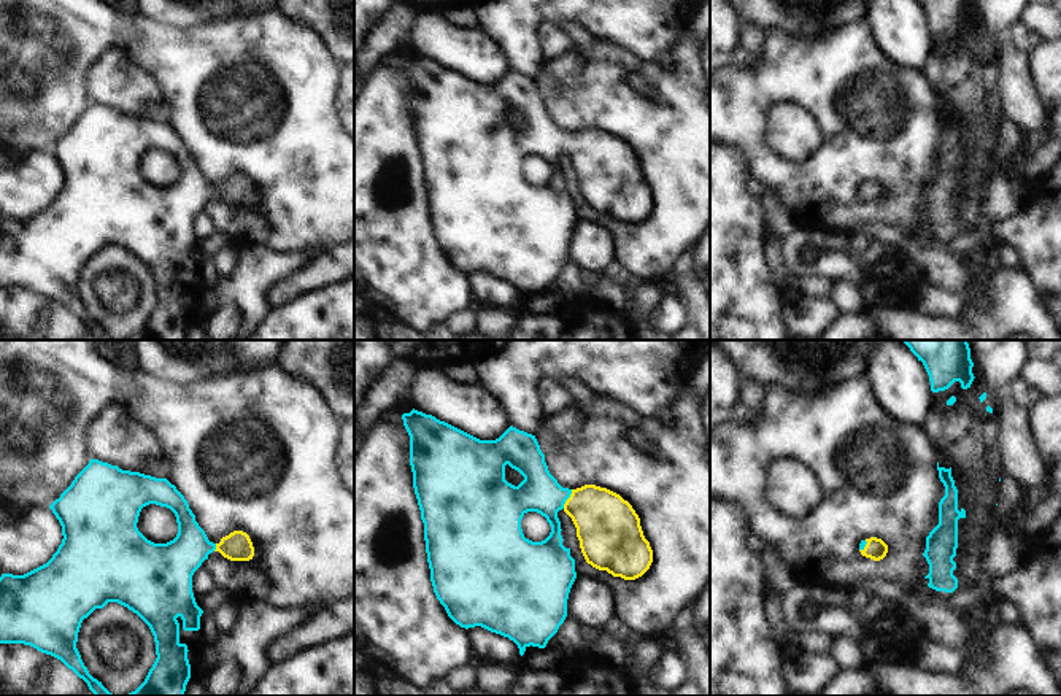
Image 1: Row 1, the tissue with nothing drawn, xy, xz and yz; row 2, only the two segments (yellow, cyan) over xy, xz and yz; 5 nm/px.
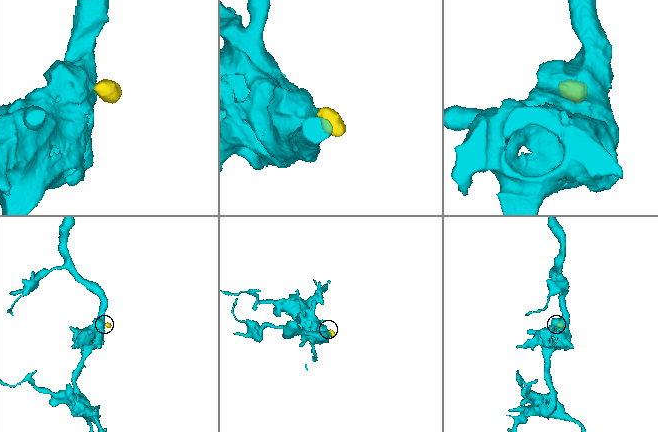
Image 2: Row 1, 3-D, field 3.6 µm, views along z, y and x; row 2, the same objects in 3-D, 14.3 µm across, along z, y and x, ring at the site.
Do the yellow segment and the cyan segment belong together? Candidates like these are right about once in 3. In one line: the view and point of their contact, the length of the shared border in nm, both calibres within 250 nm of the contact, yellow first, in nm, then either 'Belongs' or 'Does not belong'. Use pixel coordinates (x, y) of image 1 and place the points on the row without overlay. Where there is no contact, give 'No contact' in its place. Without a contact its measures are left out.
Touches yellow at xz (567, 143). Shared border 110 nm. Thickness 320 nm (yellow) against 200 nm. Belongs

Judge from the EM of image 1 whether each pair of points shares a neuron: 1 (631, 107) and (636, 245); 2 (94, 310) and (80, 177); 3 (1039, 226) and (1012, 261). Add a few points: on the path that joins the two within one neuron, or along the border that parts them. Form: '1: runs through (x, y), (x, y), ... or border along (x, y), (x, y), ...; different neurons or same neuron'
1: runs through (664, 142), (664, 210); same neuron
2: border along (126, 250), (96, 251), (81, 267), (77, 294); different neurons
3: border along (1003, 242), (1015, 248), (1022, 264); different neurons

